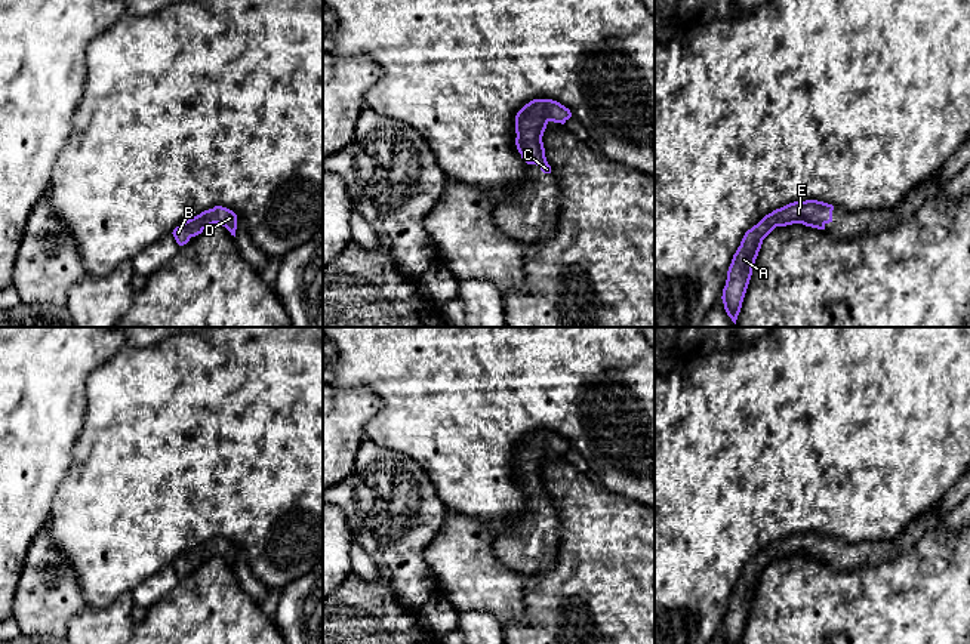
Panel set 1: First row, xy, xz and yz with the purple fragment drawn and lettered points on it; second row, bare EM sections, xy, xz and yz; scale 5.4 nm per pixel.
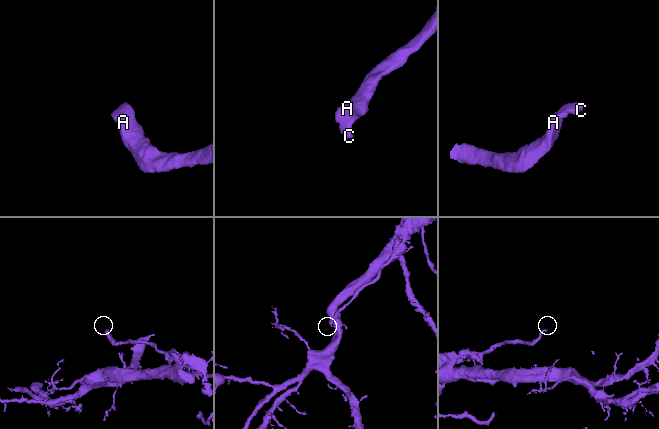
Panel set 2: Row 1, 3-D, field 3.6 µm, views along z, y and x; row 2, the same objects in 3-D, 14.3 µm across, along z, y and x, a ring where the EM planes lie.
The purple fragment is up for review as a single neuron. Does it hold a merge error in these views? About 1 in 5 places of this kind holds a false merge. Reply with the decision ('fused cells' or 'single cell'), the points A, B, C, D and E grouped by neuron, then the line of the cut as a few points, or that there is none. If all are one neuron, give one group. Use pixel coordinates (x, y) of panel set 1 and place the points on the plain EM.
single cell | A B C D E | no cut

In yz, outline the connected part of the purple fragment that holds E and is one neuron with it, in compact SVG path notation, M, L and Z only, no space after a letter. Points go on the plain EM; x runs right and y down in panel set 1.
M817 531L794 533L766 546L757 557L748 561L727 603L721 628L726 644L740 644L763 571L776 558L803 555L806 558L825 561L825 557L832 554L832 542L832 536Z

